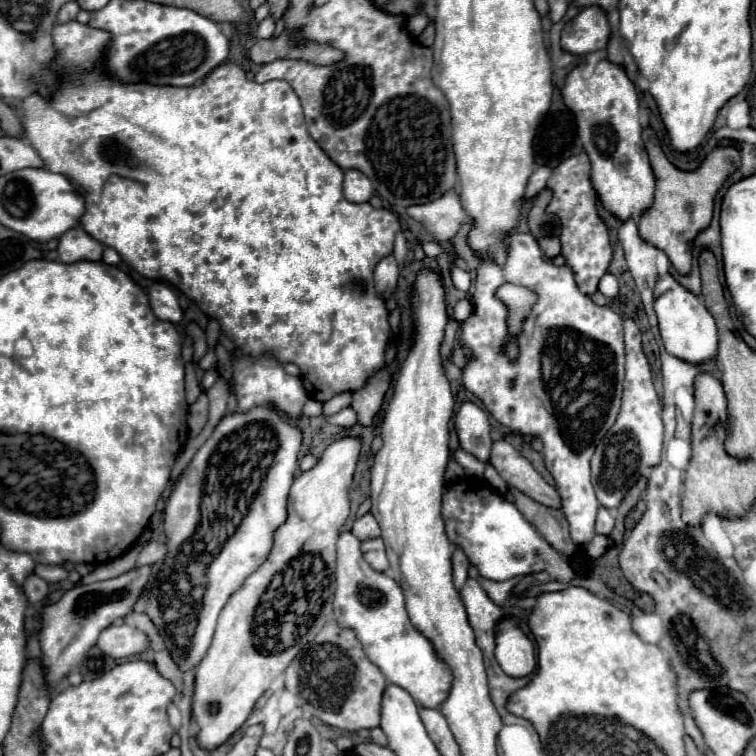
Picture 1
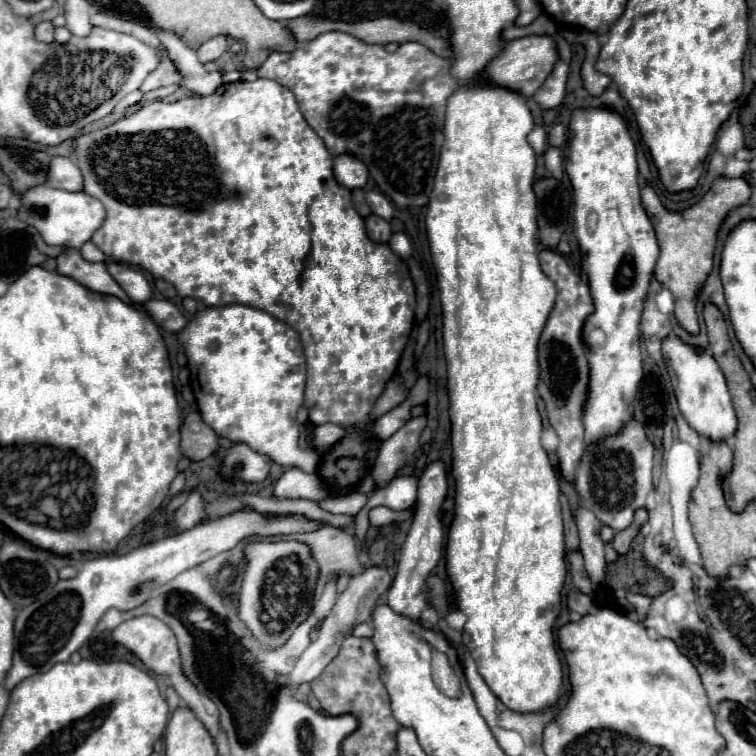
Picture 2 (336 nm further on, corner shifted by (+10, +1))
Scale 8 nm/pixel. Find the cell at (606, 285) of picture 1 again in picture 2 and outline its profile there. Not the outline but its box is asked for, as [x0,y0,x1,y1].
[642,179,750,335]

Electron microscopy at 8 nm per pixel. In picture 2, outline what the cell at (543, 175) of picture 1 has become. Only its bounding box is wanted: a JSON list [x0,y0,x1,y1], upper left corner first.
[528,125,548,155]

